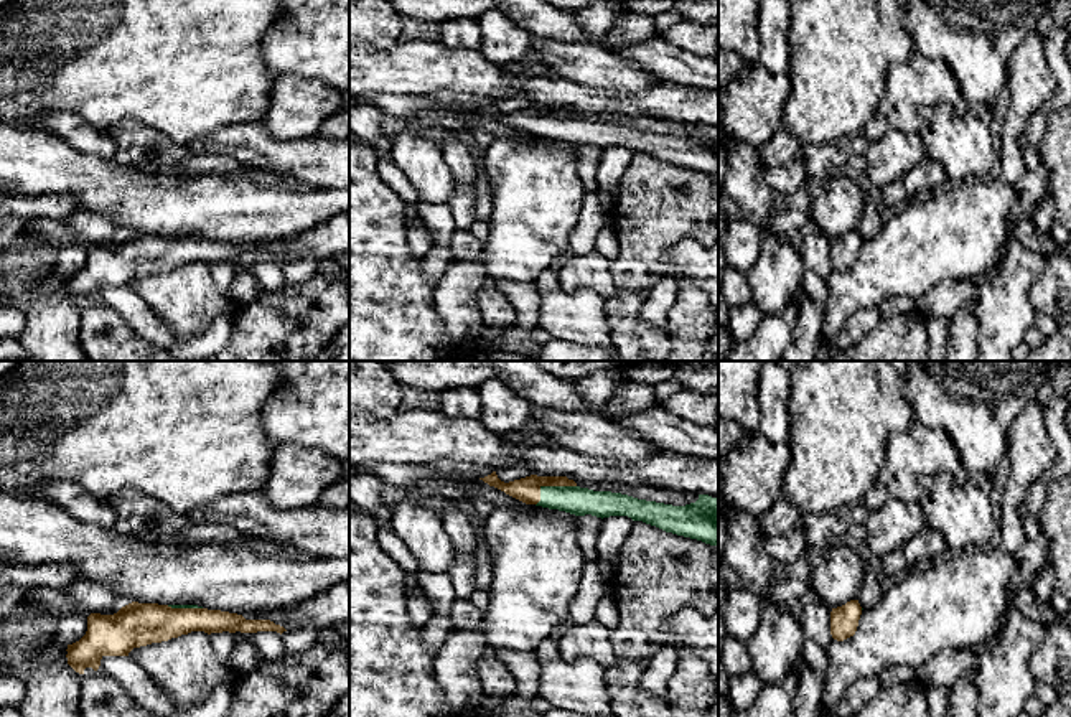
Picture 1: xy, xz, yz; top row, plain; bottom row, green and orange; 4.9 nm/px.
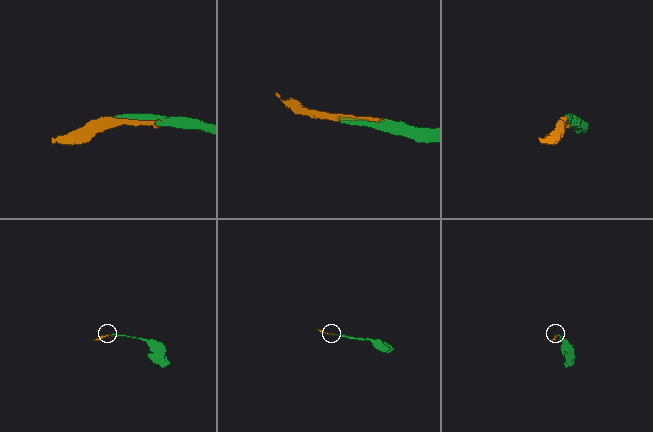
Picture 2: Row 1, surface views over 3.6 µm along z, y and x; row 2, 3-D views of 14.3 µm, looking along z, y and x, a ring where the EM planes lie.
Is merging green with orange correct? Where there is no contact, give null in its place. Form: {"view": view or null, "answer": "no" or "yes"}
{"view": "xz", "answer": "yes"}

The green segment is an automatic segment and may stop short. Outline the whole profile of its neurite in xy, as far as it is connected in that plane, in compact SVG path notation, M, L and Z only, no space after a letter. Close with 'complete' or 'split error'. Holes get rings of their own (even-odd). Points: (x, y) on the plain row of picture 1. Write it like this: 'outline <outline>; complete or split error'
outline M132 232L114 246L91 244L87 247L86 265L79 272L68 275L66 288L68 295L76 303L84 305L86 298L97 302L104 287L129 287L133 279L168 272L191 262L204 262L208 265L222 262L277 262L282 265L287 260L270 251L246 251L237 244L208 241L198 236L158 236Z; split error

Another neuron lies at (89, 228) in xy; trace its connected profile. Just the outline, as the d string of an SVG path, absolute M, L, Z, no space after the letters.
M82 209L69 214L63 224L86 244L114 246L129 236L117 223Z

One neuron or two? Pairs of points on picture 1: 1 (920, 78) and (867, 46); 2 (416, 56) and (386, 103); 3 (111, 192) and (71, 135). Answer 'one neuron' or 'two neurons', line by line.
1: two neurons
2: two neurons
3: two neurons

